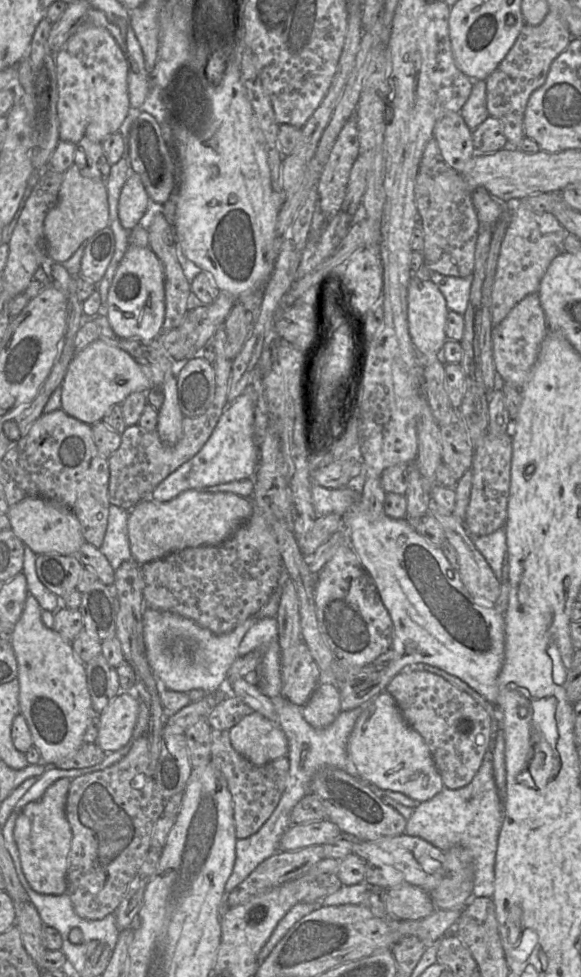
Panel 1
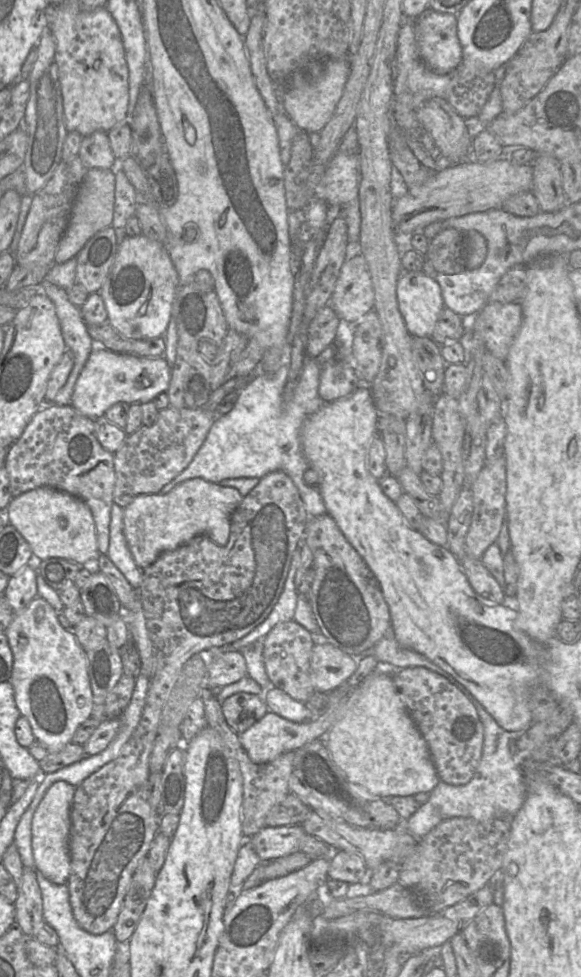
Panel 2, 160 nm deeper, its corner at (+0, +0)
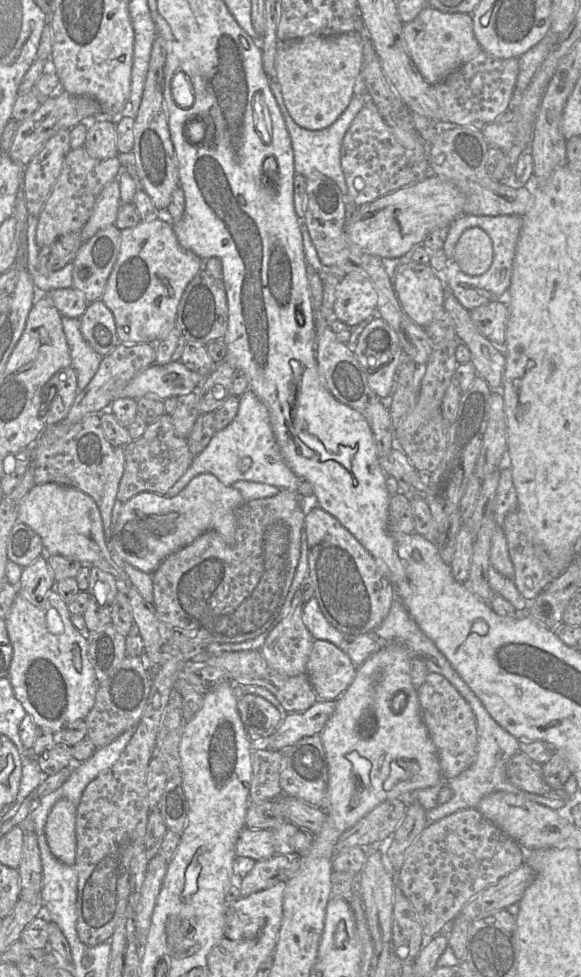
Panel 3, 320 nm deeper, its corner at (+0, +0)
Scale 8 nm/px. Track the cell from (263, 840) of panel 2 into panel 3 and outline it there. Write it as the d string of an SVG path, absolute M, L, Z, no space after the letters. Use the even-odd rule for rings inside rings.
M245 827L235 844L235 854L237 857L252 858L256 862L275 855L273 830Z

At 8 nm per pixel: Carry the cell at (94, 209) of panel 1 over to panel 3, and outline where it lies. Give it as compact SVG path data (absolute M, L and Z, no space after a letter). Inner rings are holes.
M116 178L98 196L90 218L80 231L82 242L92 238L98 231L114 225L121 204L119 181Z

